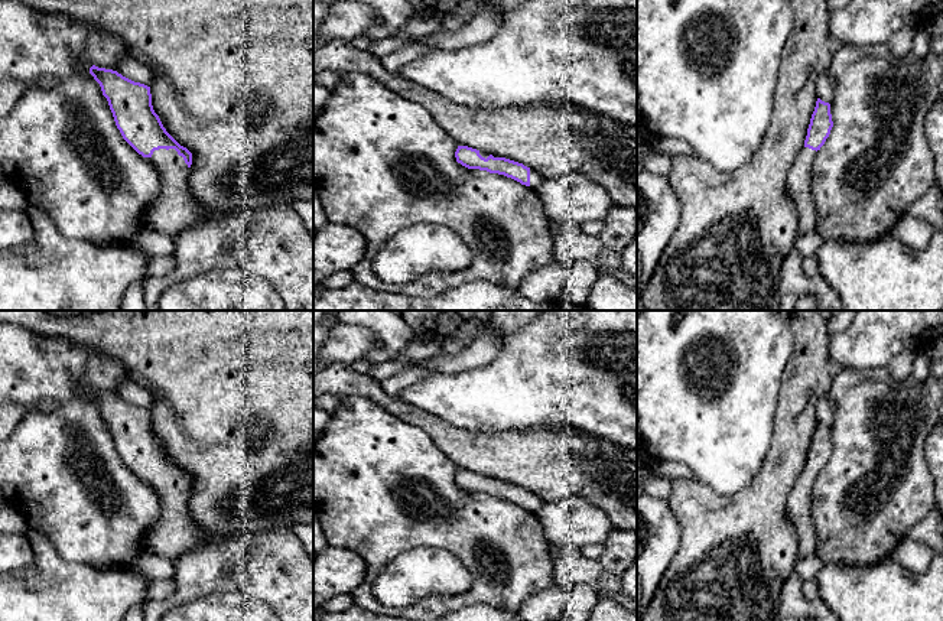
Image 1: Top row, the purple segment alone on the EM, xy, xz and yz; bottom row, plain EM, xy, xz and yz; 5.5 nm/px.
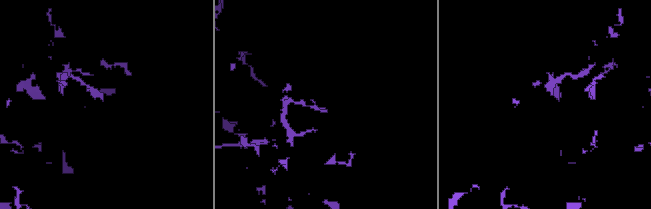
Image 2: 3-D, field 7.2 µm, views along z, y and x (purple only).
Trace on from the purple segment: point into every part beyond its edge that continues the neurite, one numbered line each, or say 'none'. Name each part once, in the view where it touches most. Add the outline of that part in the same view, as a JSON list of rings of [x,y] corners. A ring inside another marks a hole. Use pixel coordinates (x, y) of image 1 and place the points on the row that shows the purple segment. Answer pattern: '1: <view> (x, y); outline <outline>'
1: xy (175, 210); outline [[[175,149],[155,150],[146,157],[160,178],[160,194],[144,214],[144,222],[163,234],[179,233],[212,222],[189,192],[189,168]]]

